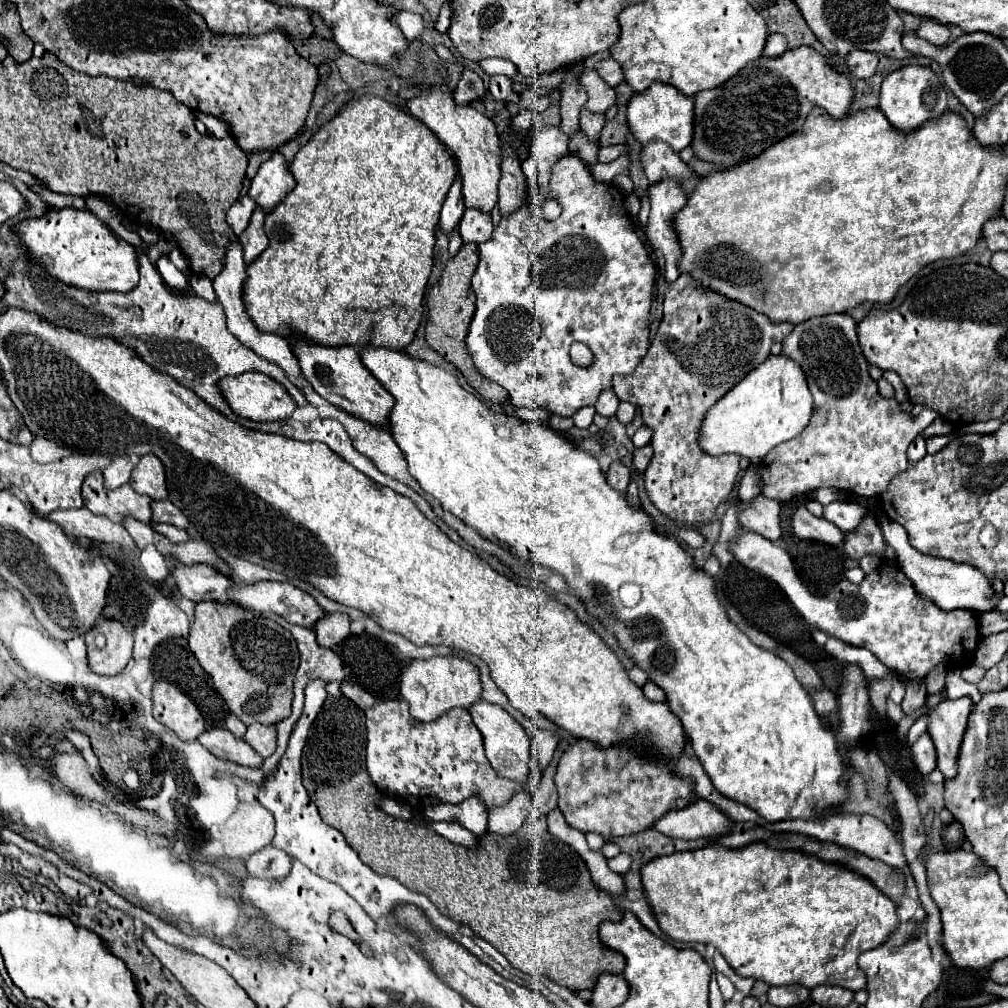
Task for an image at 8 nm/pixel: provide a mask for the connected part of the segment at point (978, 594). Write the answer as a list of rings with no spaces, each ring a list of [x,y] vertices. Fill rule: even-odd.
[[[879,515],[879,521],[881,521],[881,529],[883,529],[887,545],[891,545],[897,551],[897,561],[899,561],[903,573],[913,581],[913,585],[917,587],[917,591],[921,595],[929,597],[943,611],[971,609],[971,611],[977,611],[977,613],[985,613],[985,611],[993,611],[997,607],[1003,593],[997,593],[979,569],[973,569],[971,565],[961,565],[961,563],[953,563],[953,561],[947,561],[947,559],[937,559],[937,557],[923,555],[909,545],[907,533],[899,523],[889,521],[885,515]]]

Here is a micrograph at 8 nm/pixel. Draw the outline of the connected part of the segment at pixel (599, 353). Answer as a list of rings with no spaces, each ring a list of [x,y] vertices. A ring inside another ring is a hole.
[[[567,155],[553,165],[551,193],[563,205],[563,213],[561,213],[559,219],[555,219],[555,221],[535,221],[535,219],[531,219],[529,201],[525,197],[523,207],[517,213],[509,215],[507,219],[501,219],[501,223],[495,227],[491,239],[479,245],[479,265],[477,265],[477,271],[473,275],[473,291],[477,295],[477,303],[475,303],[477,309],[475,309],[475,315],[473,315],[473,321],[471,321],[471,327],[469,327],[469,335],[467,335],[467,349],[473,357],[473,363],[479,369],[479,373],[485,379],[495,381],[509,391],[509,401],[511,401],[513,407],[543,407],[543,409],[547,409],[551,413],[557,413],[561,417],[571,417],[577,409],[587,407],[587,405],[595,405],[599,393],[611,387],[613,375],[633,373],[637,369],[637,365],[641,363],[641,359],[645,357],[645,353],[649,349],[649,307],[651,307],[651,299],[653,299],[655,265],[649,257],[649,251],[647,251],[645,243],[641,241],[641,237],[631,227],[631,219],[629,219],[629,215],[623,207],[625,195],[615,185],[597,183],[591,177],[589,167],[577,155]],[[575,341],[585,343],[593,351],[593,363],[589,367],[579,367],[579,365],[571,363],[569,347]]]

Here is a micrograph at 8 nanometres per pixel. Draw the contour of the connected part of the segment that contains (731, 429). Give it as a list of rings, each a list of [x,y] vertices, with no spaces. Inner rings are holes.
[[[769,355],[765,363],[747,373],[739,385],[707,409],[699,431],[699,445],[707,455],[733,453],[749,459],[751,465],[759,465],[775,445],[793,439],[805,429],[811,409],[813,399],[801,367],[783,355]]]

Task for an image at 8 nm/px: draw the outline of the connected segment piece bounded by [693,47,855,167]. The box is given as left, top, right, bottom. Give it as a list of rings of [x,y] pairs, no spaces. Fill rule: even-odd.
[[[811,47],[789,49],[775,59],[759,57],[721,87],[695,95],[695,155],[713,165],[731,167],[795,133],[813,107],[823,107],[835,119],[845,117],[853,97],[849,77],[837,73]]]

